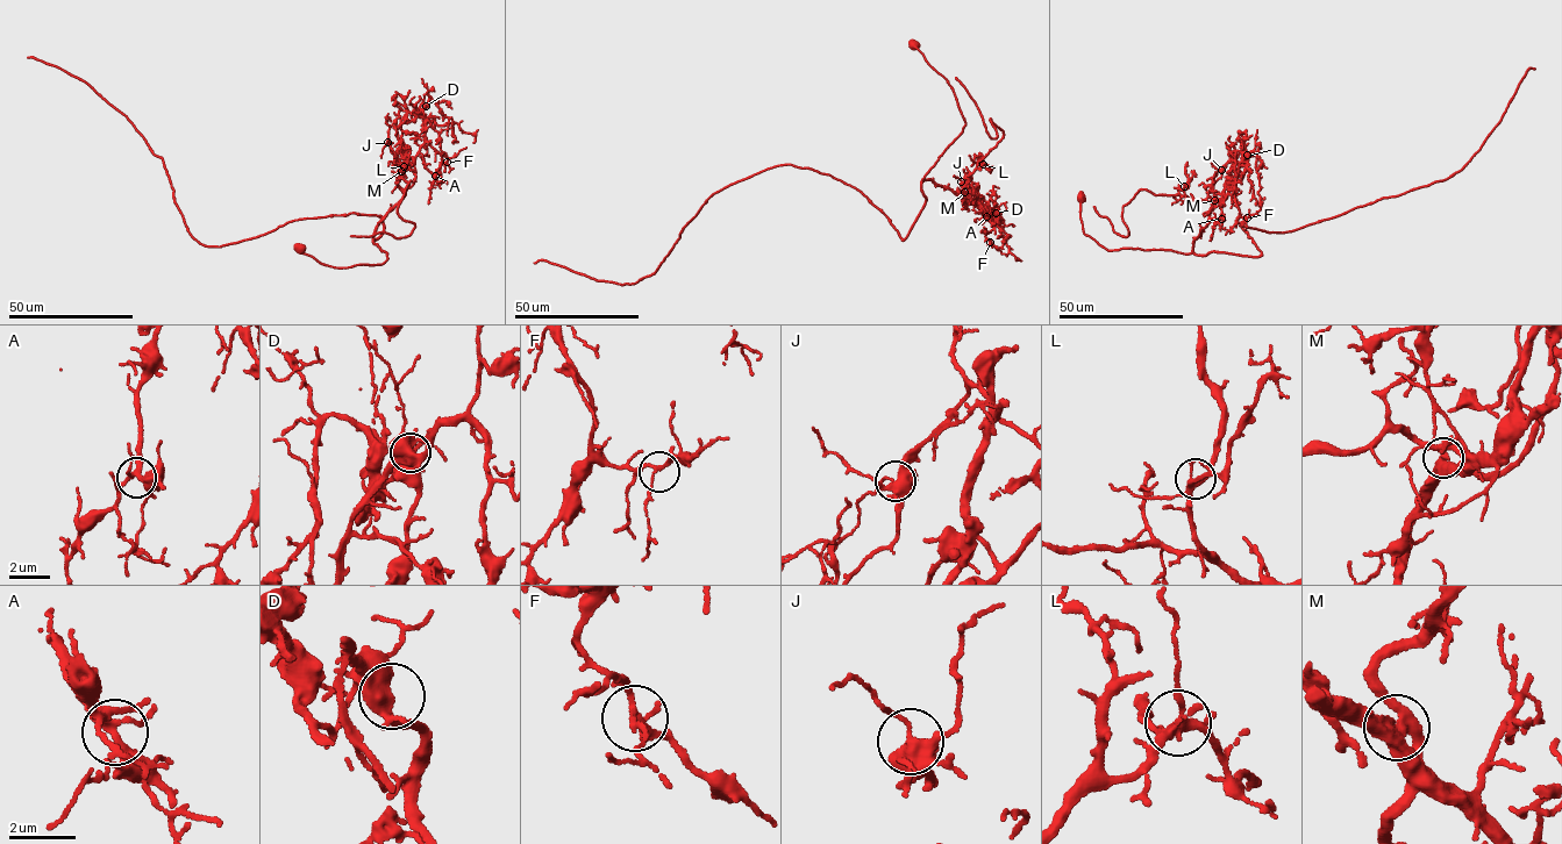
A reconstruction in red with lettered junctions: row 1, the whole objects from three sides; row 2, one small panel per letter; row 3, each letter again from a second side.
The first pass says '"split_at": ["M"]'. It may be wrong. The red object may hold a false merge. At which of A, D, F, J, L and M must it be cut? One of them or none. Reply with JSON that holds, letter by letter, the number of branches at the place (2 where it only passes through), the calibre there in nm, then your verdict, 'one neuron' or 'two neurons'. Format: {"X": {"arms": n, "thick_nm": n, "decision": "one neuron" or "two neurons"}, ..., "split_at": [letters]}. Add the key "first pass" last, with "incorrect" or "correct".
{"A": {"arms": 4, "thick_nm": 260, "decision": "one neuron"}, "D": {"arms": 5, "thick_nm": 480, "decision": "one neuron"}, "F": {"arms": 4, "thick_nm": 140, "decision": "one neuron"}, "J": {"arms": 5, "thick_nm": 500, "decision": "one neuron"}, "L": {"arms": 5, "thick_nm": 280, "decision": "one neuron"}, "M": {"arms": 4, "thick_nm": 480, "decision": "two neurons"}, "split_at": ["M"], "first pass": "correct"}

